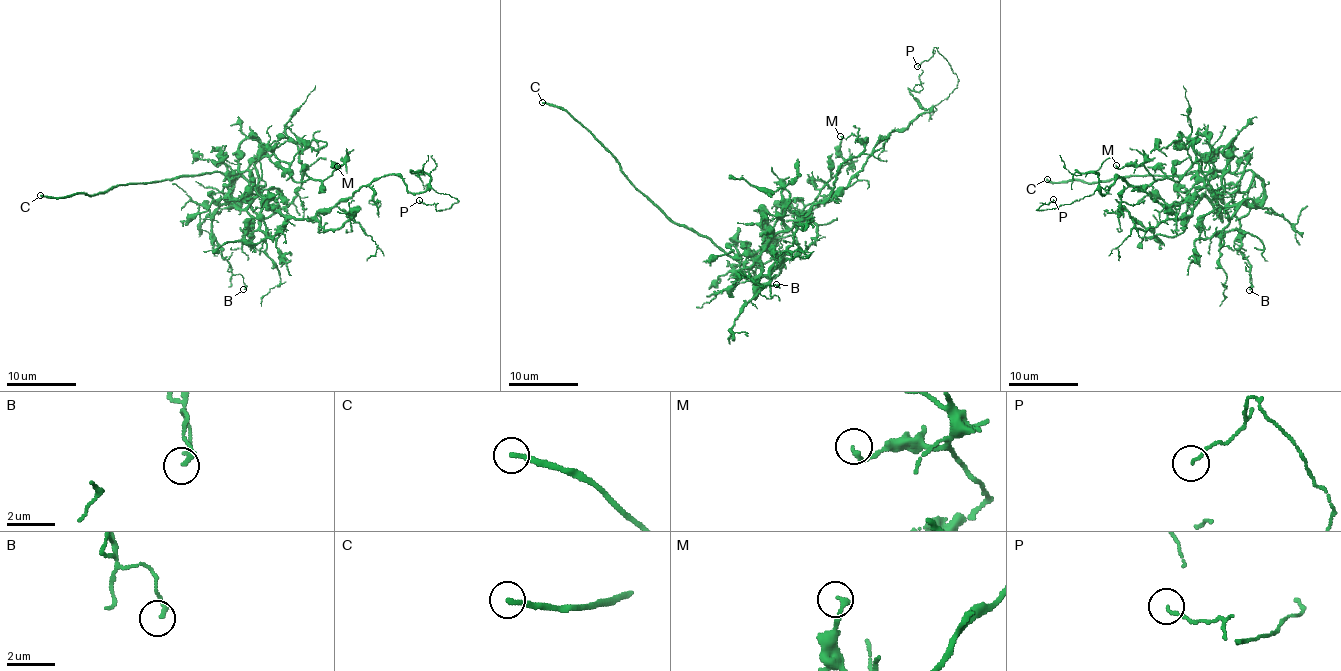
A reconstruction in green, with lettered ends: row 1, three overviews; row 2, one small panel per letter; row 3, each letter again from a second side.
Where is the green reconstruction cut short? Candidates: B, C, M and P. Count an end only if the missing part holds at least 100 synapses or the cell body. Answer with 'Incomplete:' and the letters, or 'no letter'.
Incomplete: C

